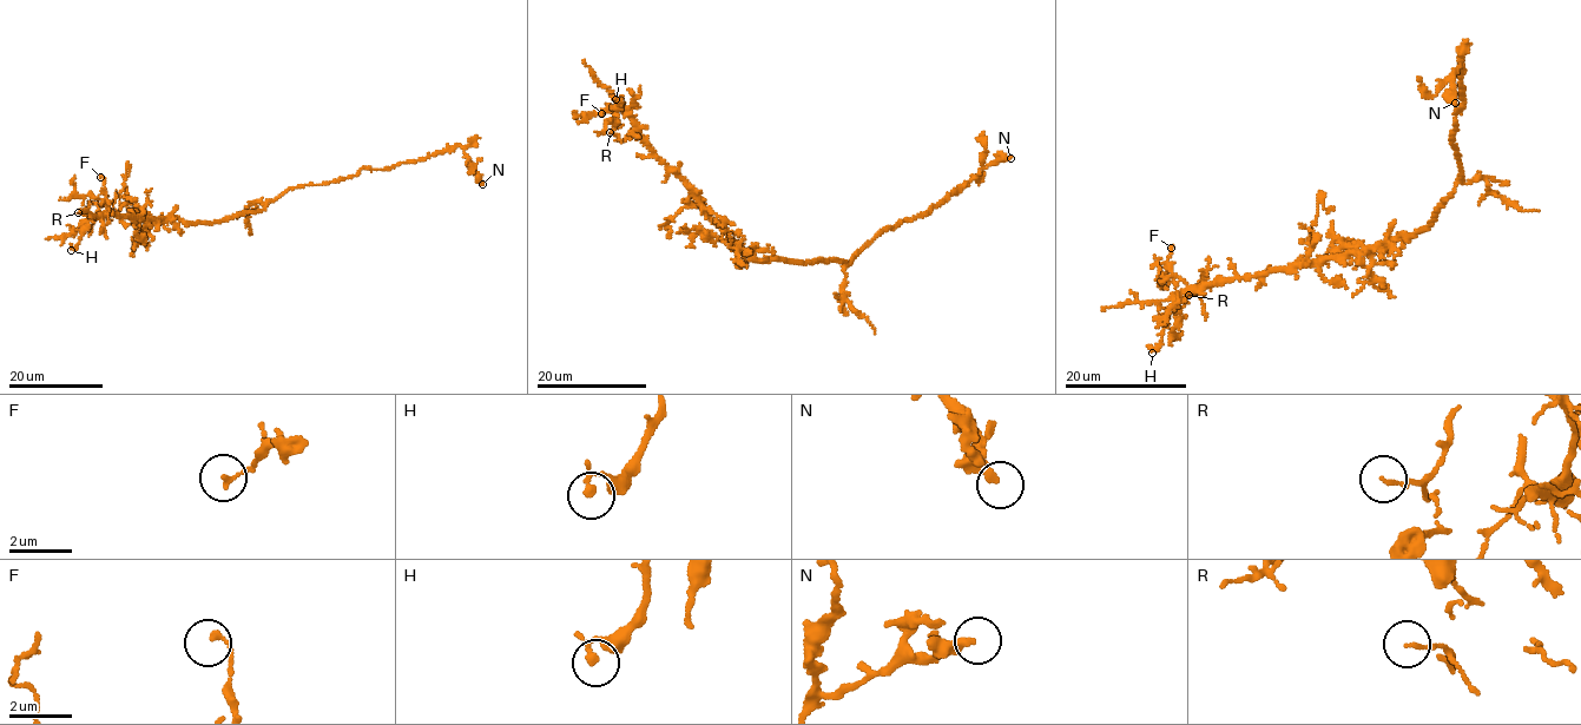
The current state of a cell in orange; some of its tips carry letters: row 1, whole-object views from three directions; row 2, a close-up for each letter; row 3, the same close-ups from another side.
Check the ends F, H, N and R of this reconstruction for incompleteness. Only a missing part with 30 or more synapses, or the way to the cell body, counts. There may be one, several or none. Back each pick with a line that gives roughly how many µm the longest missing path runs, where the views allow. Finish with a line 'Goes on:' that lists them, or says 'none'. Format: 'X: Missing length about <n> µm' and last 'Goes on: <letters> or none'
Goes on: none

